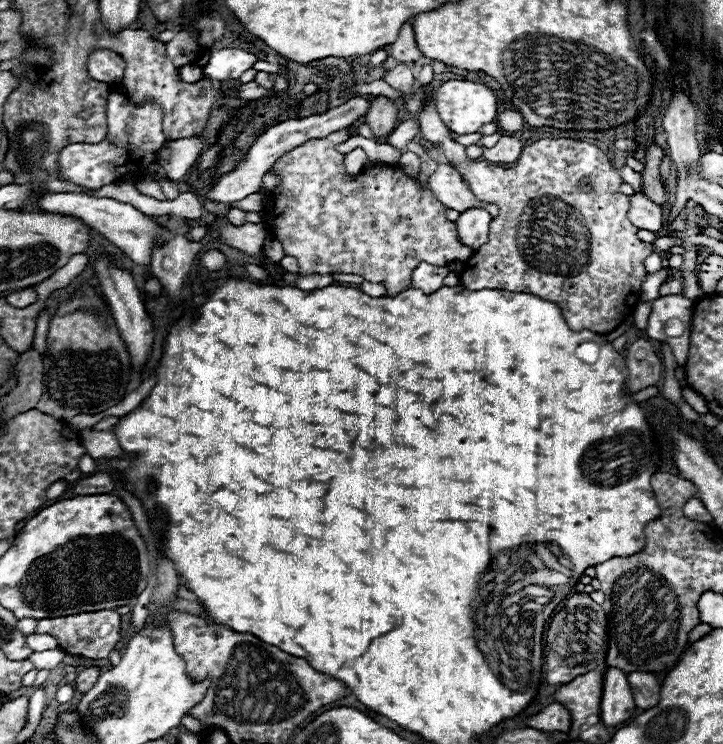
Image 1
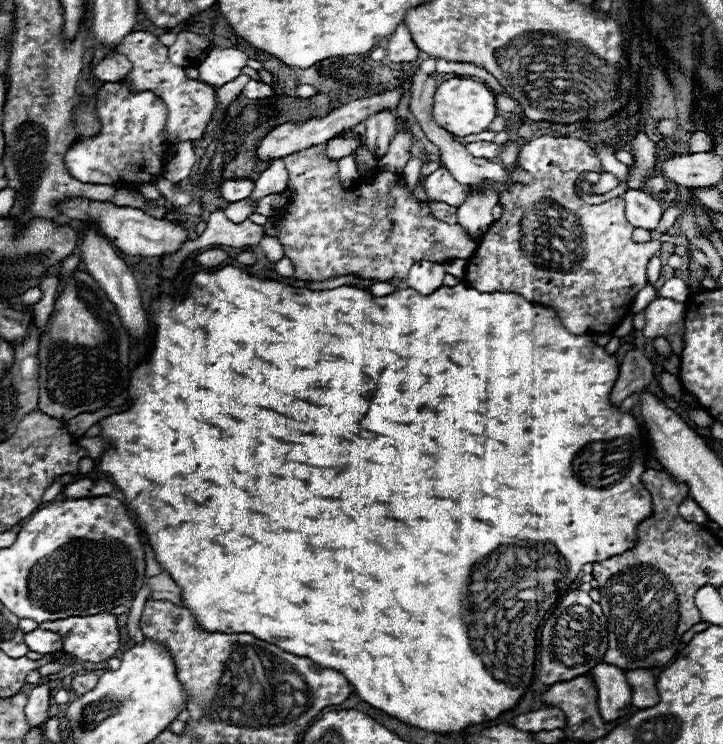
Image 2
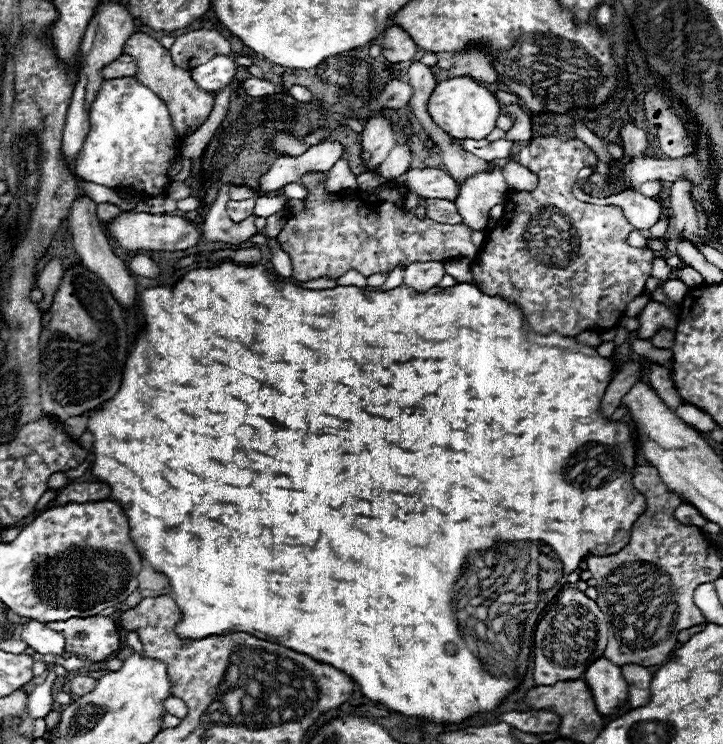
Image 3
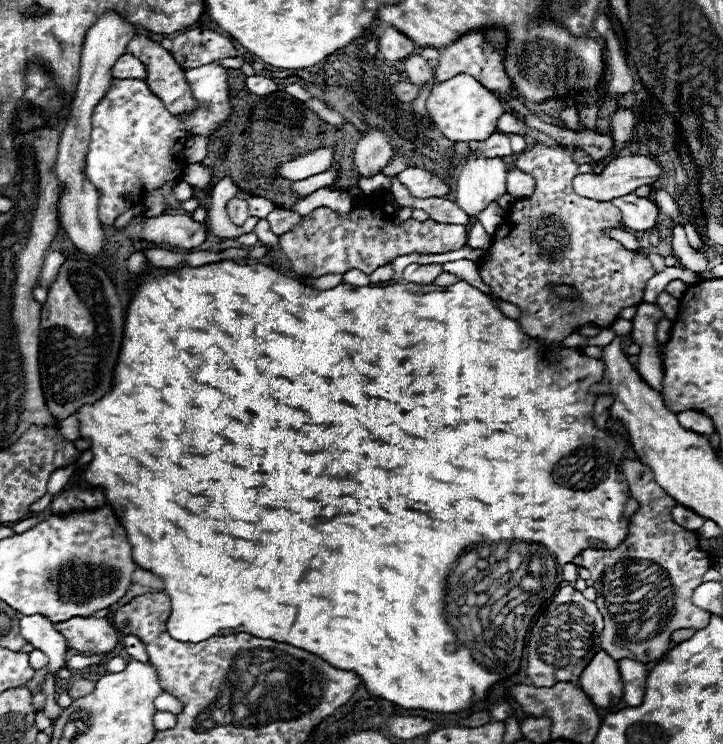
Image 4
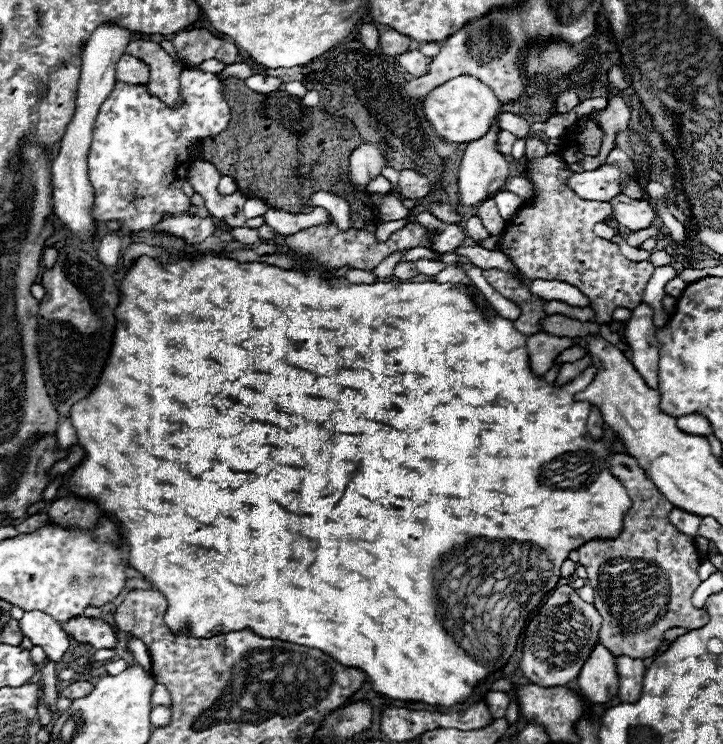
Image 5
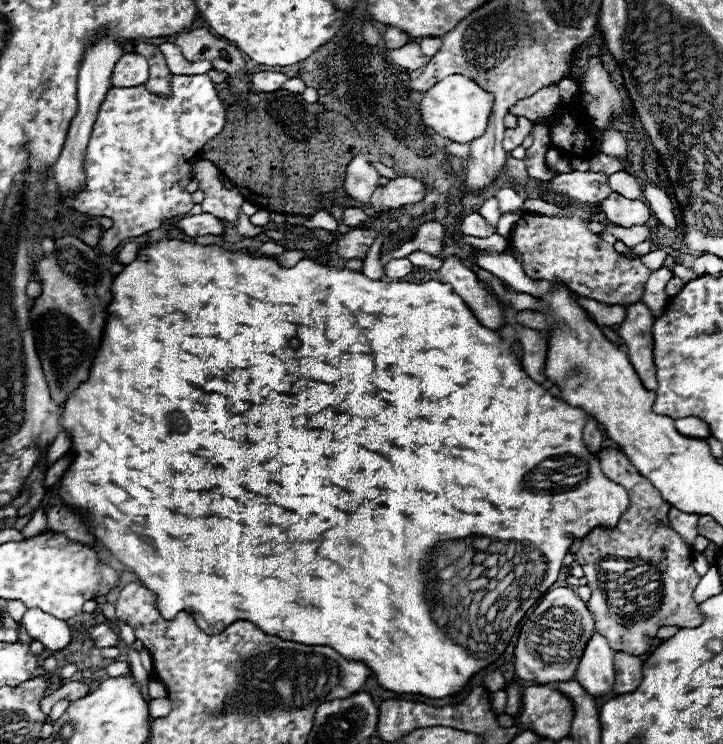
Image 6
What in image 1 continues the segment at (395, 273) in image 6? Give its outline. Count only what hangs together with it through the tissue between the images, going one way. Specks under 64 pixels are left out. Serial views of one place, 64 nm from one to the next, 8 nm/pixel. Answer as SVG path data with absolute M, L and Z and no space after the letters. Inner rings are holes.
M420 262L412 272L412 288L422 290L424 294L432 294L442 288L442 280L448 276L446 266L432 266L428 262Z

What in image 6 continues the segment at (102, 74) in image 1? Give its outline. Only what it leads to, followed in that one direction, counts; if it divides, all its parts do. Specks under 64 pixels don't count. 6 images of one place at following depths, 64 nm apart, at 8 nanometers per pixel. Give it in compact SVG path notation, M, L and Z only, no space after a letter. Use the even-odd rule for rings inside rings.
M128 52L124 54L112 72L112 86L122 86L122 88L130 88L130 86L140 86L146 84L150 76L150 66L146 62L144 56Z

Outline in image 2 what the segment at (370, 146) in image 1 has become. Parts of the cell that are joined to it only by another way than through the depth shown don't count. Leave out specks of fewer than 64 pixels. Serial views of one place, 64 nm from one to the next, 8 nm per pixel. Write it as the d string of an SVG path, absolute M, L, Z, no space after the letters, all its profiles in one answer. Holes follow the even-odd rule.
M334 138L334 140L330 140L330 142L326 144L326 156L328 156L330 160L340 160L340 158L352 154L358 146L360 146L360 142L354 140L354 138L348 138L348 140Z

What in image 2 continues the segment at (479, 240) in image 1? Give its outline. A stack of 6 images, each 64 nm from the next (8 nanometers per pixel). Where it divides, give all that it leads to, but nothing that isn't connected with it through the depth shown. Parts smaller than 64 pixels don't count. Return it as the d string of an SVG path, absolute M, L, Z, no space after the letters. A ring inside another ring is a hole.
M486 182L484 188L470 190L462 206L458 208L458 224L476 240L484 236L494 222L492 208L498 204L498 192L492 182Z

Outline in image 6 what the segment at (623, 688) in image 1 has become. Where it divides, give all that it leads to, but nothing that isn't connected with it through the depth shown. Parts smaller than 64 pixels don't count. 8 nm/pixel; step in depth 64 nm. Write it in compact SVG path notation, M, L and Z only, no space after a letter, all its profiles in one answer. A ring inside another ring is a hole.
M594 634L580 658L576 680L592 694L604 696L612 692L614 686L614 650L602 634Z

